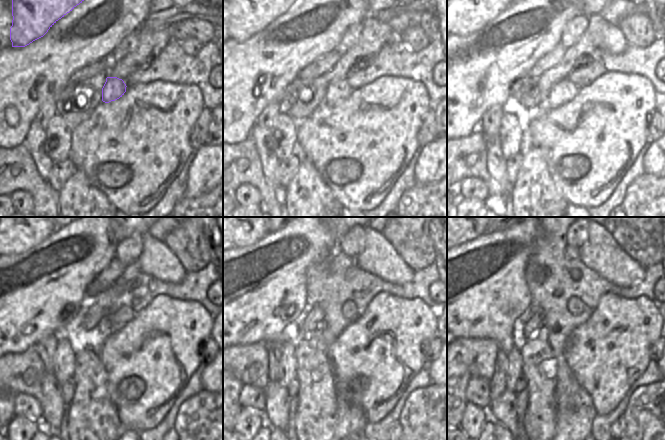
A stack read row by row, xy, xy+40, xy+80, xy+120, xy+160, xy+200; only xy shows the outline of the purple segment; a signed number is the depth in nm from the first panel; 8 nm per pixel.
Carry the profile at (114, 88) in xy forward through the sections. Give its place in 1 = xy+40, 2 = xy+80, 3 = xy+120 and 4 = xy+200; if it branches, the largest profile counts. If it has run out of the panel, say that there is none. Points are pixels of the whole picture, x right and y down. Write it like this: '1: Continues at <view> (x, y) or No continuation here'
1: Continues at xy+40 (336, 91)
2: Continues at xy+80 (564, 91)
3: Continues at xy+120 (112, 322)
4: Continues at xy+200 (575, 305)

